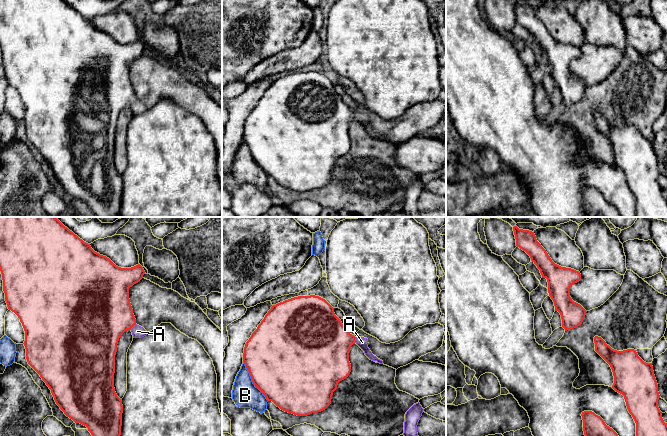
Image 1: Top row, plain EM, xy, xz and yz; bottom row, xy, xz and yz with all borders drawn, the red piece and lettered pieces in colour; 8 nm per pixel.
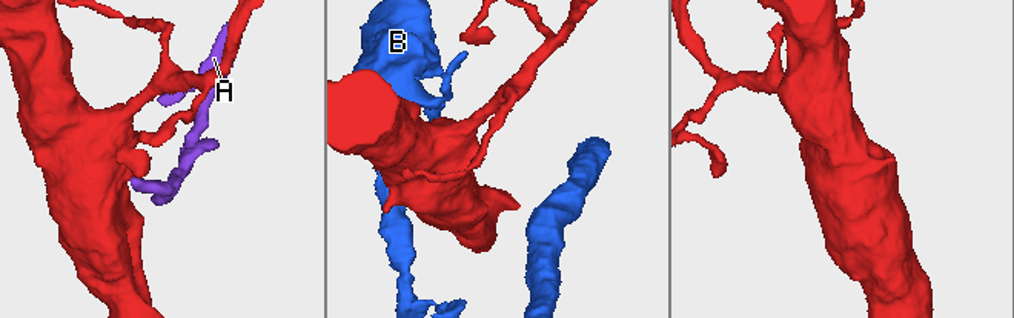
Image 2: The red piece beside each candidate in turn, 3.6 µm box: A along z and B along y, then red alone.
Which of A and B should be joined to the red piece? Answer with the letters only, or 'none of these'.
A

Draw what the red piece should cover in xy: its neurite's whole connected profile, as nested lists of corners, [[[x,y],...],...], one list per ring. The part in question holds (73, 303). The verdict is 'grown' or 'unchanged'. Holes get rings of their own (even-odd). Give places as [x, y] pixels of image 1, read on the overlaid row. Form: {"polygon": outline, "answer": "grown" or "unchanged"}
{"polygon": [[[0,217],[0,271],[7,307],[18,316],[25,331],[23,344],[26,349],[27,362],[49,387],[56,404],[75,423],[86,426],[92,436],[120,436],[123,405],[122,399],[117,396],[114,388],[115,355],[119,338],[125,331],[130,330],[133,338],[142,338],[148,333],[136,324],[129,299],[129,288],[138,283],[145,274],[143,267],[140,264],[131,268],[116,266],[106,256],[95,252],[90,244],[80,239],[56,217]]], "answer": "grown"}

